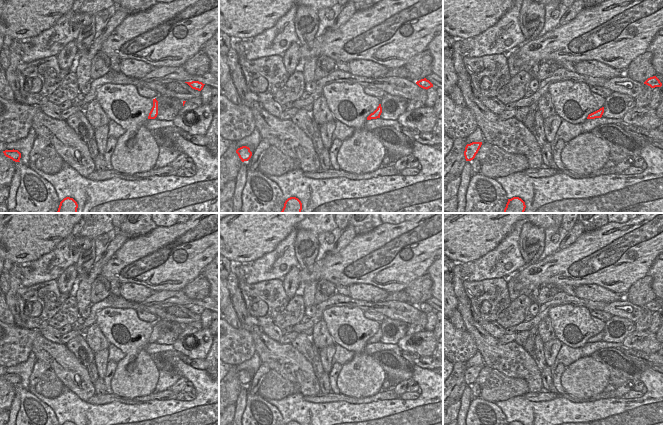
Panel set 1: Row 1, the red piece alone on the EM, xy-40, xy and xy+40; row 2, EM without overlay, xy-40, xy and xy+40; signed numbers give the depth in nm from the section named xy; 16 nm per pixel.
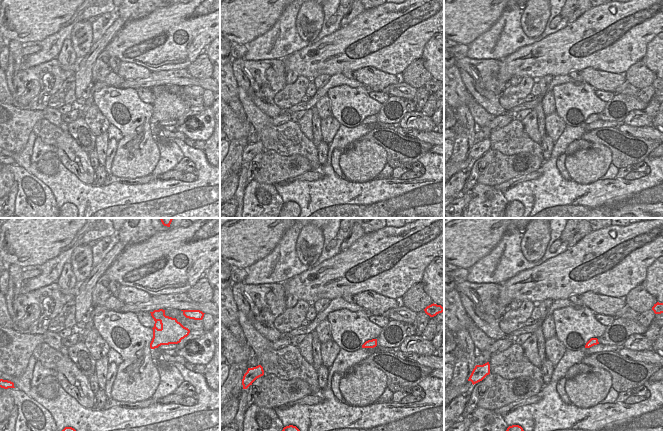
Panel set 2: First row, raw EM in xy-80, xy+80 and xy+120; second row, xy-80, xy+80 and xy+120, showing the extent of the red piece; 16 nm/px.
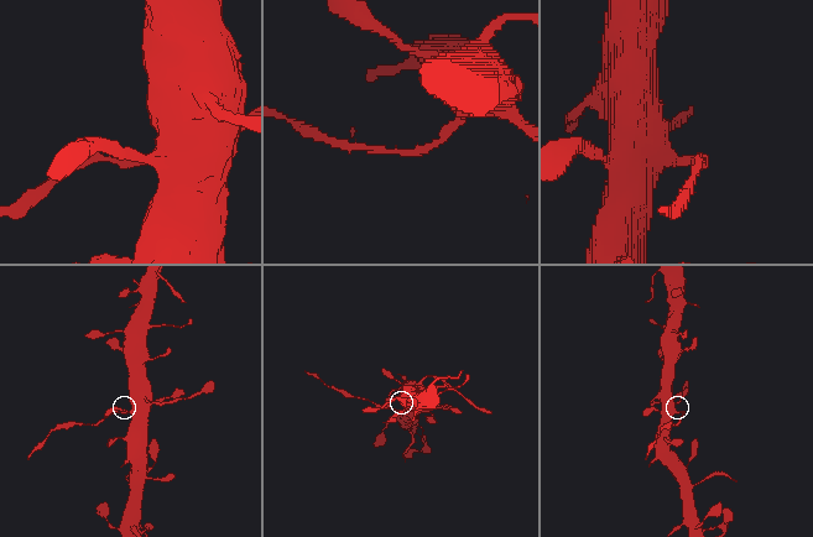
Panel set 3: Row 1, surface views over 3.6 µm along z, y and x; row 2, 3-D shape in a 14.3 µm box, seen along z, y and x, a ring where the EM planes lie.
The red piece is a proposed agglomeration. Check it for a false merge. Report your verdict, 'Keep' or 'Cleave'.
Cleave

